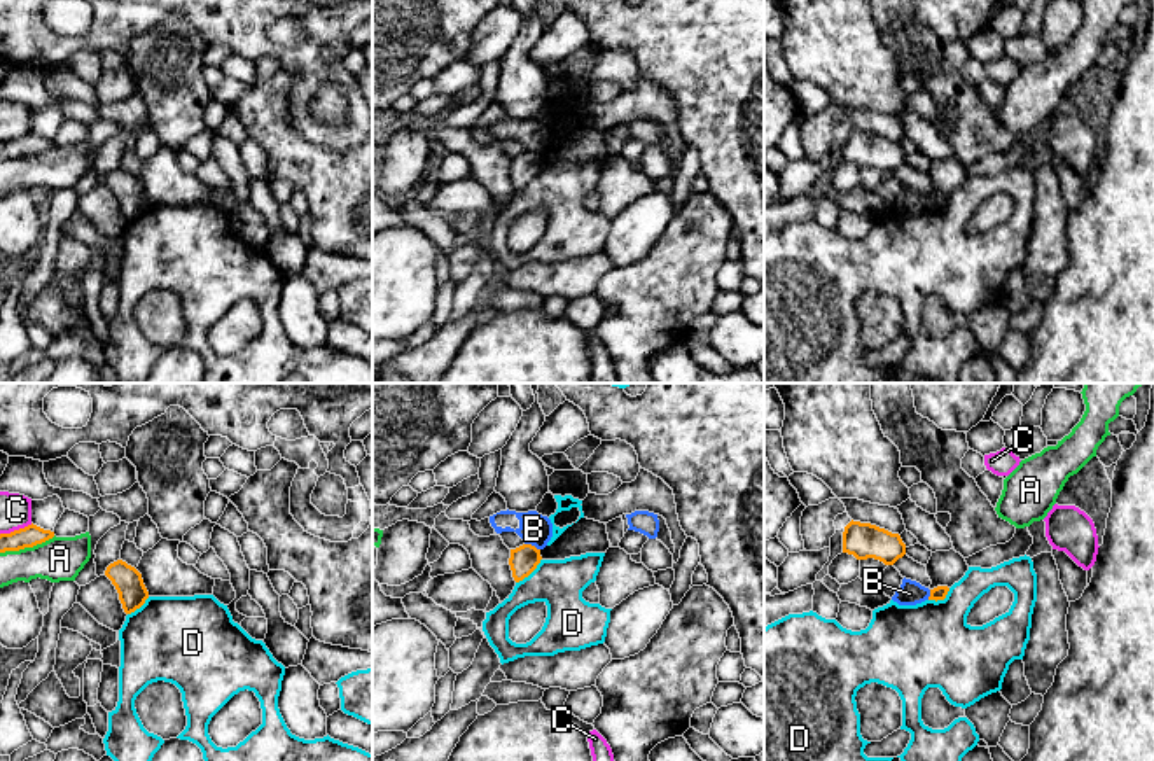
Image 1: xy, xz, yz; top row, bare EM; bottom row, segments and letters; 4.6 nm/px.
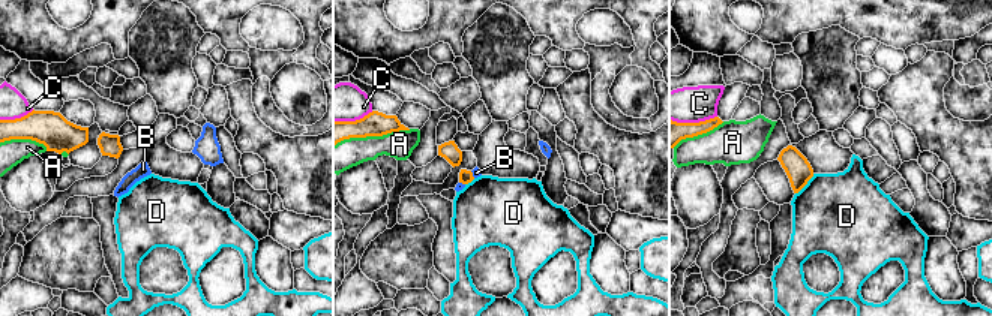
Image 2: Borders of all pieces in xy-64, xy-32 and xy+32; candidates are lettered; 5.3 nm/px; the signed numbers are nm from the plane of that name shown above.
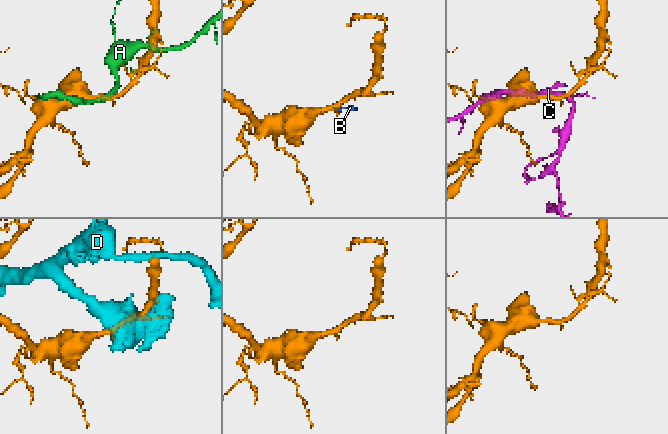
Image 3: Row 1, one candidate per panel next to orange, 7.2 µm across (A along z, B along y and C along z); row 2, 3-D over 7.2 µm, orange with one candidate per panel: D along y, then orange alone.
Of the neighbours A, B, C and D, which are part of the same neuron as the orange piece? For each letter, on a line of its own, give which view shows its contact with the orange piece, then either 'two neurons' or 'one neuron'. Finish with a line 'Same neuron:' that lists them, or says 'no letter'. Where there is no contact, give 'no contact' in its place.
A: xy | two neurons
B: xz | two neurons
C: xy | two neurons
D: xz | two neurons
Same neuron: no letter

